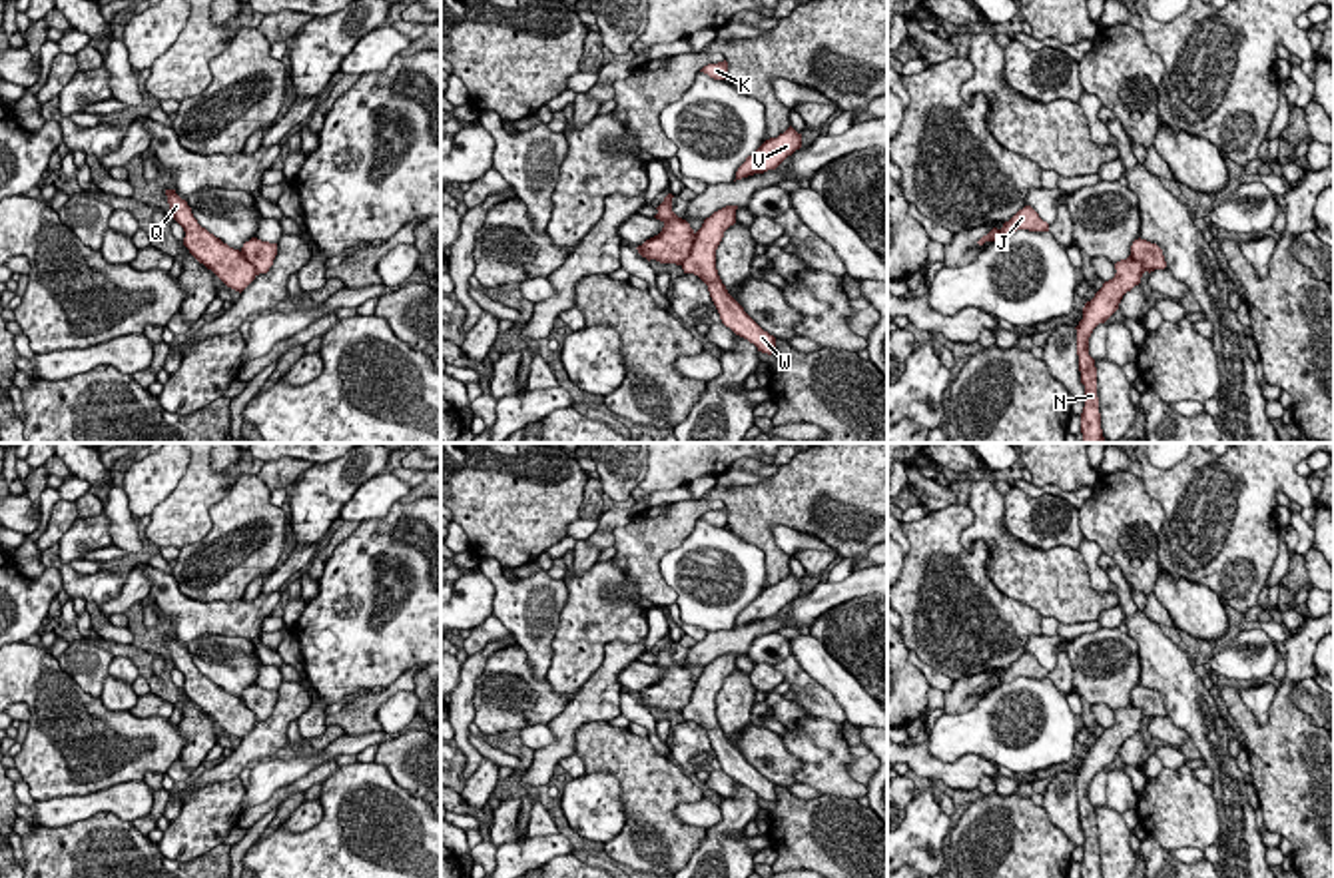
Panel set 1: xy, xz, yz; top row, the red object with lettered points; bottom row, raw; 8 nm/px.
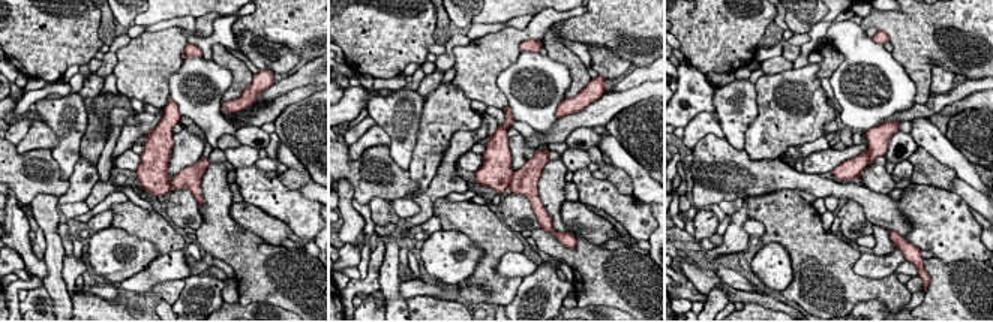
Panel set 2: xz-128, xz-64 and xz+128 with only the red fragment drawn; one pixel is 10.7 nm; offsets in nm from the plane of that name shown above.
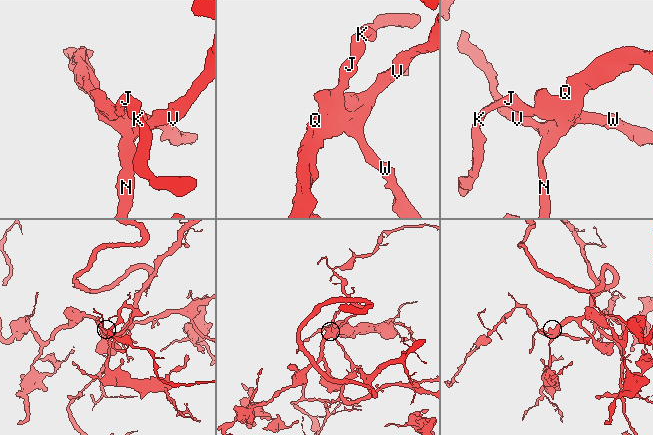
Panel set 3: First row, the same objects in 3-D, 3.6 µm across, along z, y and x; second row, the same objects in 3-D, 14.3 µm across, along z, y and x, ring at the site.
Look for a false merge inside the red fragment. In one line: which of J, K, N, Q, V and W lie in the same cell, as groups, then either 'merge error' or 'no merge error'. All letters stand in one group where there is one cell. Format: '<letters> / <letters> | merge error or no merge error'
J K N Q V W | no merge error

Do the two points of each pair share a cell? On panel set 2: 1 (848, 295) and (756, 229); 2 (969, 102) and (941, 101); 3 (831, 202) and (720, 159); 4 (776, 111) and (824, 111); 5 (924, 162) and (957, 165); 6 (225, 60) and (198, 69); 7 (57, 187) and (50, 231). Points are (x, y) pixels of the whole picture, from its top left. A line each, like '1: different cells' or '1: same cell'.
1: different cells
2: different cells
3: different cells
4: same cell
5: different cells
6: different cells
7: different cells

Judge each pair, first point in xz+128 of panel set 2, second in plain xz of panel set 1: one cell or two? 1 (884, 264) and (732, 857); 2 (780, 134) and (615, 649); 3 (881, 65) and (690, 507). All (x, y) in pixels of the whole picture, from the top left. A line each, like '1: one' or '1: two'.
1: two
2: two
3: two

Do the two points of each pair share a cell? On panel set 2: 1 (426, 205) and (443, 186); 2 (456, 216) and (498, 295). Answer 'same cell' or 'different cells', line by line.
1: same cell
2: same cell

